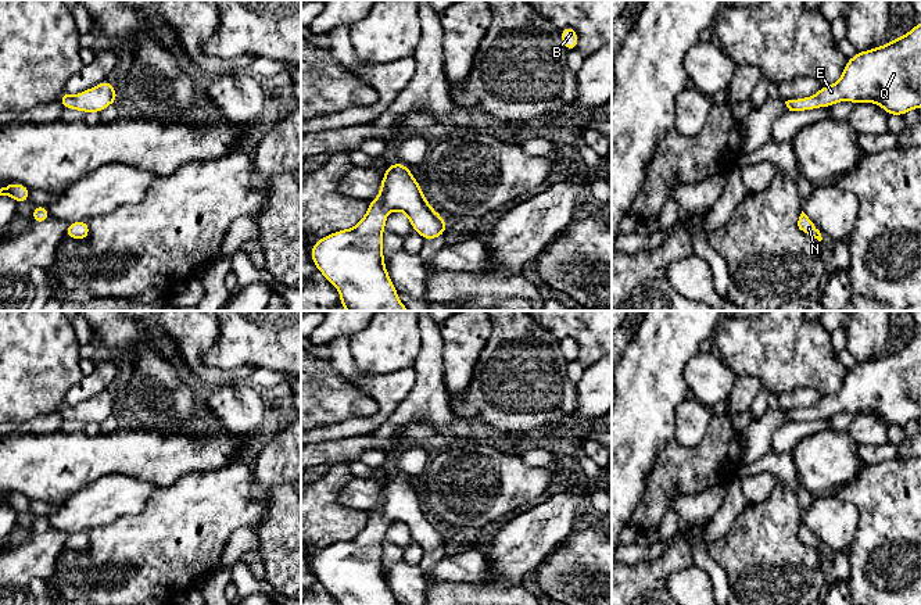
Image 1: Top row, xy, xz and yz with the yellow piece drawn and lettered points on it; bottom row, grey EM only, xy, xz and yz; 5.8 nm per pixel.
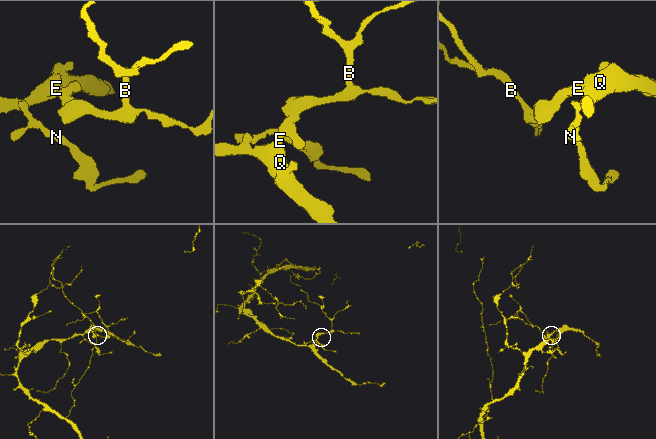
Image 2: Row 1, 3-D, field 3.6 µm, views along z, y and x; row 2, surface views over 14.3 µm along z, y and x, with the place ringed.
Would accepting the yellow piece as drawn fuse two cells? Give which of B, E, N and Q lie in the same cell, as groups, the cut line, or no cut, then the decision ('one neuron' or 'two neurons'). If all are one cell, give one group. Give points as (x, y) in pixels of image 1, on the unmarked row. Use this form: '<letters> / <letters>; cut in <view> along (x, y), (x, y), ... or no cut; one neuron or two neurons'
B E N Q; no cut; one neuron

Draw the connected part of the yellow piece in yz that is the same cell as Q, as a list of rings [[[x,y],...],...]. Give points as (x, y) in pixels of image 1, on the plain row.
[[[921,333],[879,358],[849,369],[835,395],[811,408],[785,412],[789,422],[811,422],[839,412],[875,414],[889,426],[921,418]]]

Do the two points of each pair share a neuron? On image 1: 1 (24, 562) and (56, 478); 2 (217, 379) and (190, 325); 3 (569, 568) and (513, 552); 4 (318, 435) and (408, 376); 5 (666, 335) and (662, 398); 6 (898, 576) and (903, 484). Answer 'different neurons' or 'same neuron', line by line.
1: different neurons
2: same neuron
3: different neurons
4: same neuron
5: same neuron
6: same neuron

